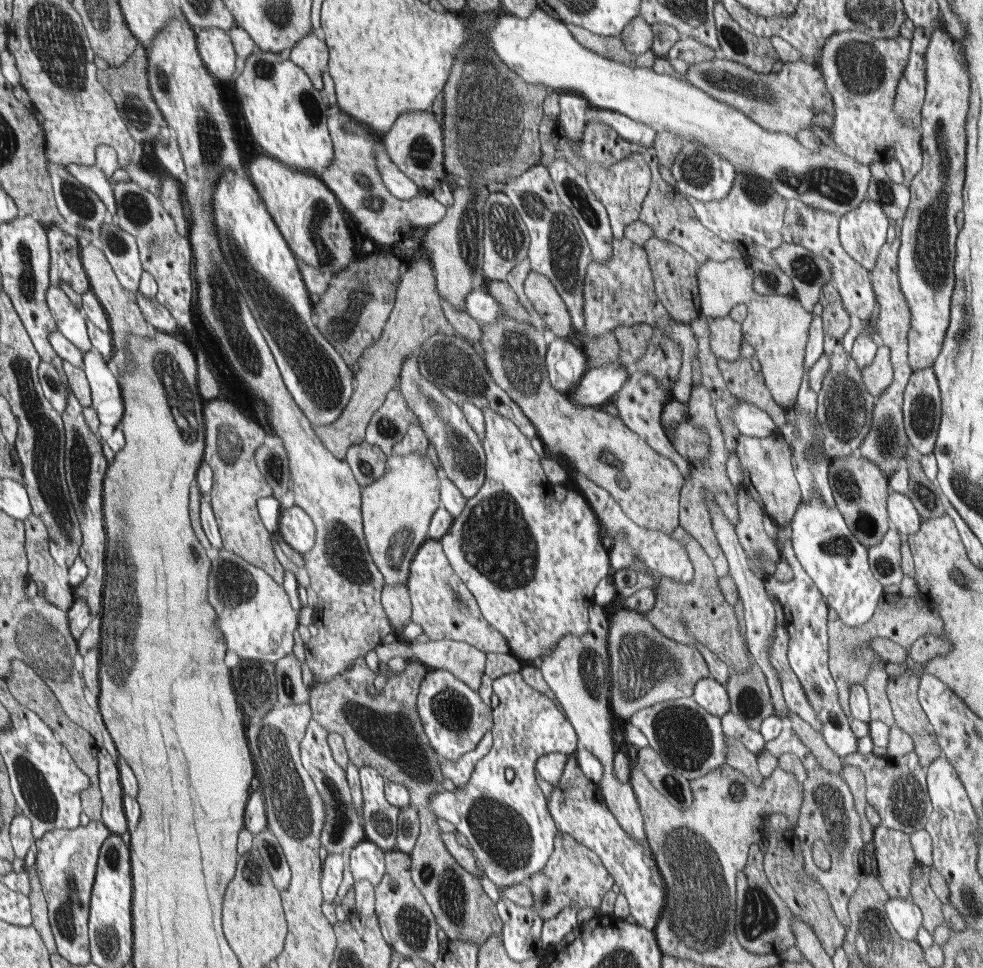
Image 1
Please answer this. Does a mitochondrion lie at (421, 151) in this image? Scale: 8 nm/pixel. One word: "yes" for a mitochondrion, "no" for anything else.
yes

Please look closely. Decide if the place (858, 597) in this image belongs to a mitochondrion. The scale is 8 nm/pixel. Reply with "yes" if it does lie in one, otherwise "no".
no

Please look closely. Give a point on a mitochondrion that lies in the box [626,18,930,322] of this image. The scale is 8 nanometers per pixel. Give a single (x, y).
(860, 66)

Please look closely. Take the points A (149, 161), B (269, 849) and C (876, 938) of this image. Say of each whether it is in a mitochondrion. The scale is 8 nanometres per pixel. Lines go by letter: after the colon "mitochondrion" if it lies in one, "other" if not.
A: mitochondrion
B: mitochondrion
C: mitochondrion

